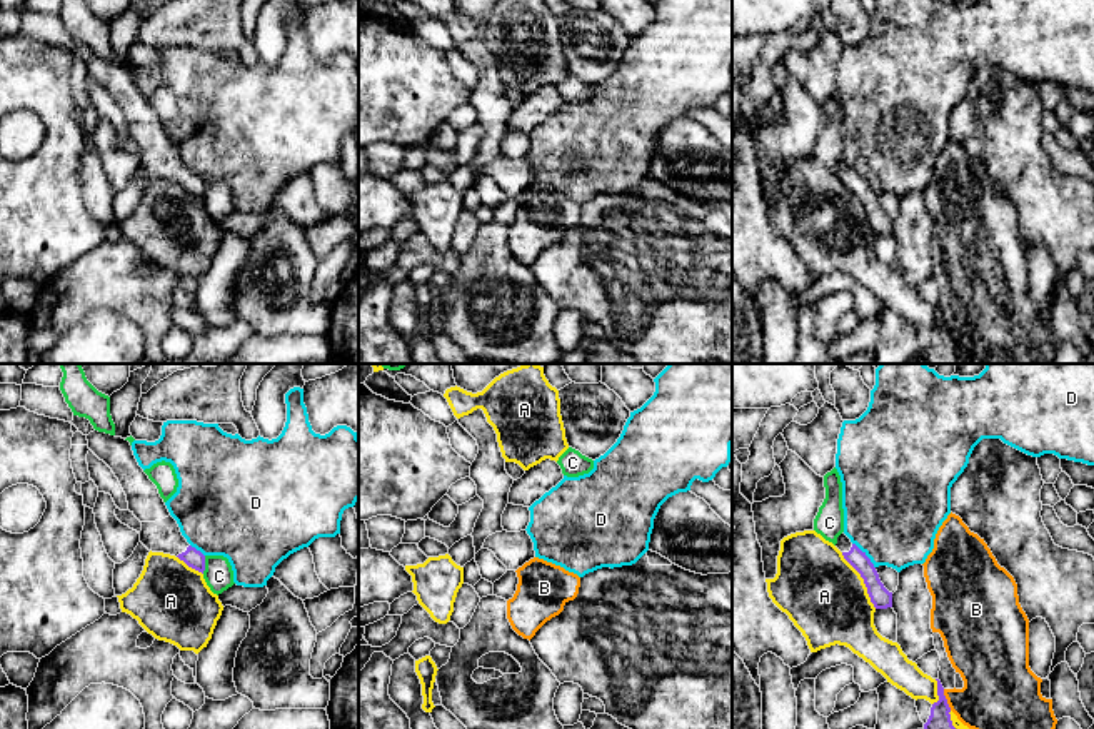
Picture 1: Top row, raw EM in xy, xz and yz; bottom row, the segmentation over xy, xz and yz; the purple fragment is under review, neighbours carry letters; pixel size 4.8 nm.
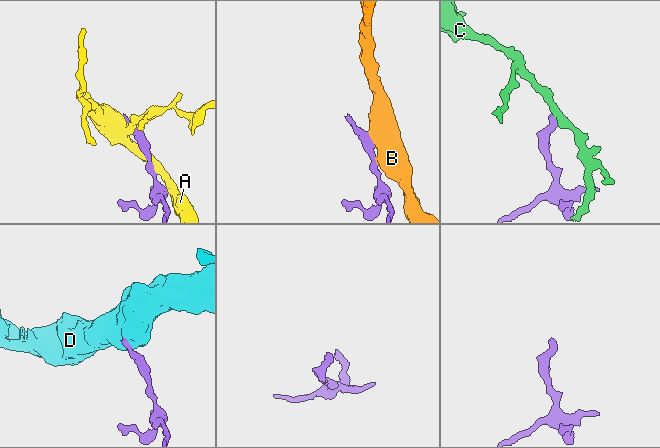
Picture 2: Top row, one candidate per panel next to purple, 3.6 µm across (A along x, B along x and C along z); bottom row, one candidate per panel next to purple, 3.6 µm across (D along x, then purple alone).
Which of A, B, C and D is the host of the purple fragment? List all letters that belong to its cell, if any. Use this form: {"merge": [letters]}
{"merge": []}

